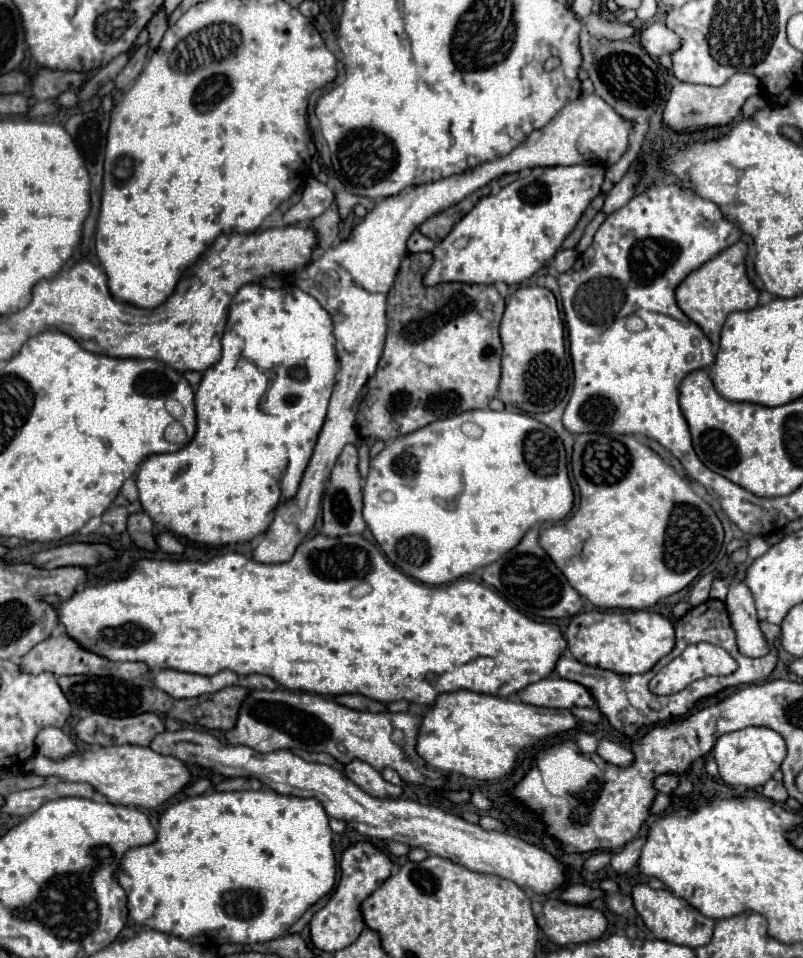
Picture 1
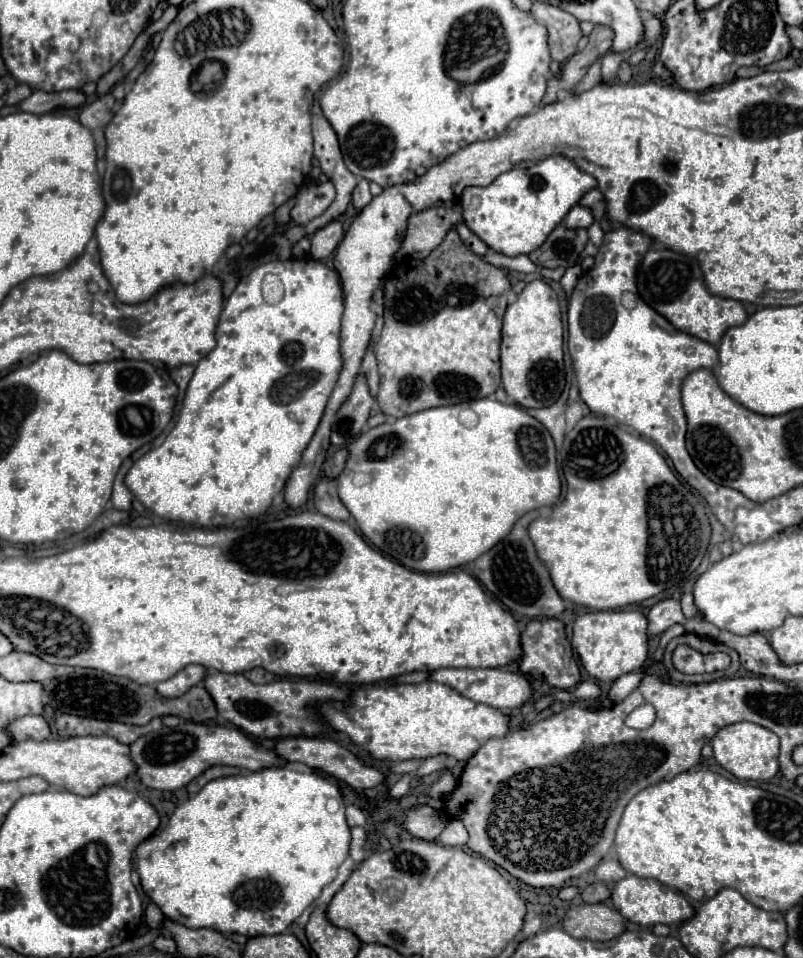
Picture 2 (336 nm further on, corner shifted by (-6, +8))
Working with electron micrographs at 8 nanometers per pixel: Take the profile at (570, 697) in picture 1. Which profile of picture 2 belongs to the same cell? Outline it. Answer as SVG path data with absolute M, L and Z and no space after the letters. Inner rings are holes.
M504 667L501 668L441 668L431 672L429 680L447 684L451 688L455 688L457 692L461 692L463 696L481 702L481 704L489 704L493 708L505 710L505 708L519 708L523 706L531 696L533 696L533 686L527 680L527 676L523 674L515 674L515 672L507 672Z

